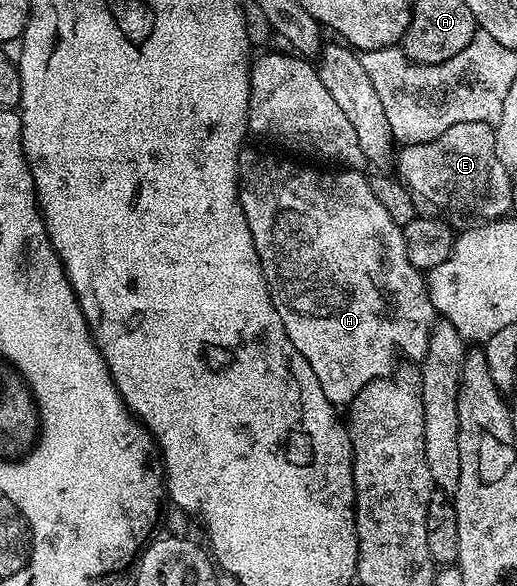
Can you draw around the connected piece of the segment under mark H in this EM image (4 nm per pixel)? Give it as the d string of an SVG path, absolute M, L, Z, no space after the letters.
M242 150L239 157L237 192L241 198L241 208L247 217L247 225L251 229L251 237L255 241L255 249L259 253L261 271L269 286L271 301L279 313L279 321L283 321L283 329L287 329L287 337L291 337L291 345L295 345L295 349L299 349L299 353L307 357L307 365L315 369L315 377L319 377L327 401L331 401L334 405L347 405L368 383L390 375L393 368L398 366L397 355L405 355L401 357L409 361L420 361L425 358L435 322L435 312L429 300L429 291L425 288L425 275L417 271L415 265L411 265L411 261L407 261L407 245L403 228L395 221L391 221L387 209L383 209L382 203L375 198L375 193L371 193L371 185L362 172L318 169L316 166L306 165L292 158L280 159L279 156L268 155L265 151L249 150Z

